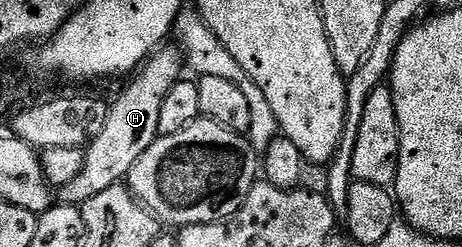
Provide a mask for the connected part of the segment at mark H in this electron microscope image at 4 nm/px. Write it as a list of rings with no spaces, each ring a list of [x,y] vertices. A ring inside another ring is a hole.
[[[172,42],[157,48],[144,61],[139,71],[129,79],[133,80],[117,94],[116,101],[113,99],[109,103],[106,126],[102,126],[102,134],[98,134],[98,138],[94,138],[94,142],[88,145],[84,153],[84,165],[82,170],[78,170],[78,178],[66,182],[66,186],[59,189],[58,196],[63,203],[83,206],[86,202],[90,202],[90,198],[94,198],[94,194],[102,194],[102,190],[110,190],[110,186],[119,184],[128,177],[134,162],[138,162],[138,158],[142,158],[142,154],[146,154],[146,150],[150,150],[152,143],[160,136],[158,118],[162,114],[162,102],[166,98],[166,94],[170,94],[170,90],[174,90],[174,86],[182,78],[183,72],[180,71],[185,71],[185,68],[184,50]]]

